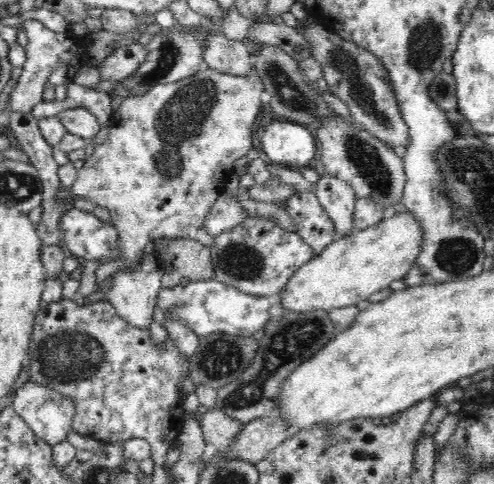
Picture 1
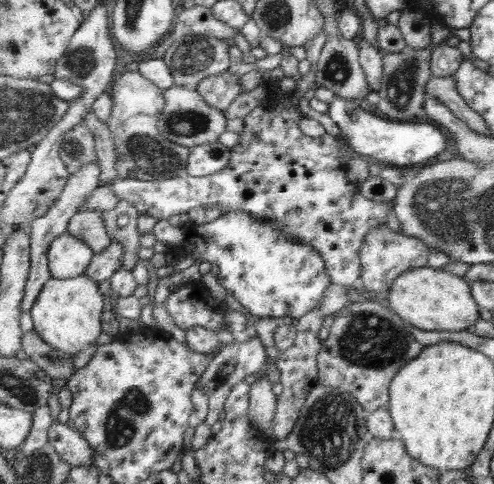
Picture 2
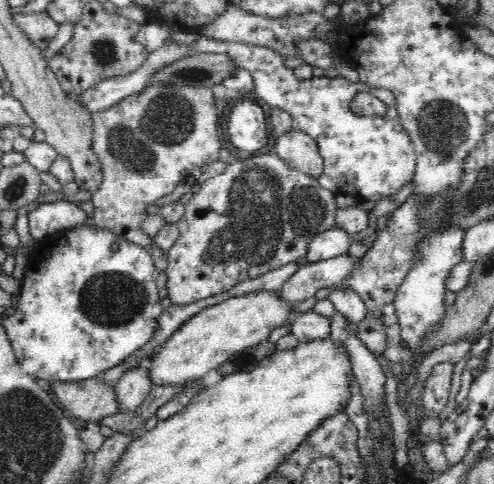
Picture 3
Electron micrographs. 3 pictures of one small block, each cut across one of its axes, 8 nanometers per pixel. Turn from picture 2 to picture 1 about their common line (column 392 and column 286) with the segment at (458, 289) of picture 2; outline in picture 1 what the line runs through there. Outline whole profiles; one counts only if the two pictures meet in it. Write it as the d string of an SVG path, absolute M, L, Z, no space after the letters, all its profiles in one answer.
M412 210L404 212L404 214L392 212L378 224L368 226L360 232L352 230L348 236L342 236L334 244L330 244L320 256L312 258L306 266L300 268L300 272L296 272L296 276L290 280L286 290L276 300L280 300L286 310L294 308L300 312L308 312L314 308L332 310L332 308L344 308L344 306L358 306L358 302L368 300L374 292L388 288L394 280L404 280L418 266L420 256L424 254L424 244L426 244L424 220L420 220L416 216L416 212L412 212Z

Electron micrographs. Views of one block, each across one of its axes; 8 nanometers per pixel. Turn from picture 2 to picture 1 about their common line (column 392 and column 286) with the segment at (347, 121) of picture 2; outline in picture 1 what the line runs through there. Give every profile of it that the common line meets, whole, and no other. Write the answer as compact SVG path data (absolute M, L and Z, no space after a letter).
M274 120L270 126L260 134L264 154L268 160L272 160L278 166L300 166L308 168L314 162L316 156L316 134L308 130L308 126L286 122L286 120Z

